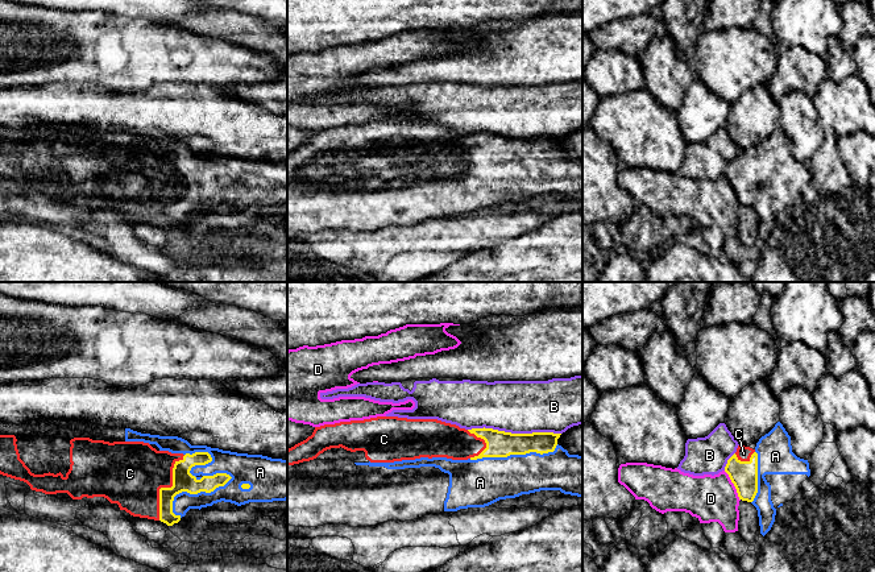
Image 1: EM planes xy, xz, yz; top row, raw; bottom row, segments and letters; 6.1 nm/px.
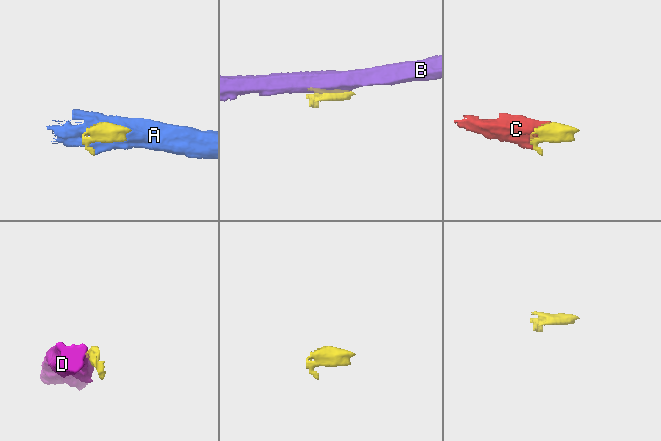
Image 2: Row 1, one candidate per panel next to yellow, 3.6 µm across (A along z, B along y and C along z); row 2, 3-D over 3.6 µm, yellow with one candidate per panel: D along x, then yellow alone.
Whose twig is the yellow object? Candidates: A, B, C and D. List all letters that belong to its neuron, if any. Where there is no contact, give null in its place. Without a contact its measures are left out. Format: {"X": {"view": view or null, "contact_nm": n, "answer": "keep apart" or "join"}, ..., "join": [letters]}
{"A": {"view": "xy", "contact_nm": 440, "answer": "join"}, "B": {"view": "xz", "contact_nm": 550, "answer": "keep apart"}, "C": {"view": "xy", "contact_nm": 440, "answer": "join"}, "D": {"view": "yz", "contact_nm": 200, "answer": "keep apart"}, "join": ["A", "C"]}

